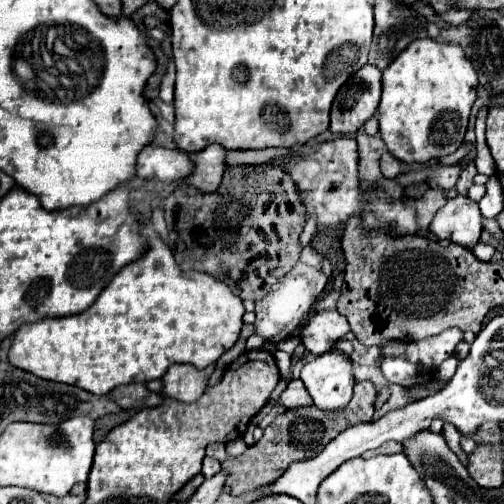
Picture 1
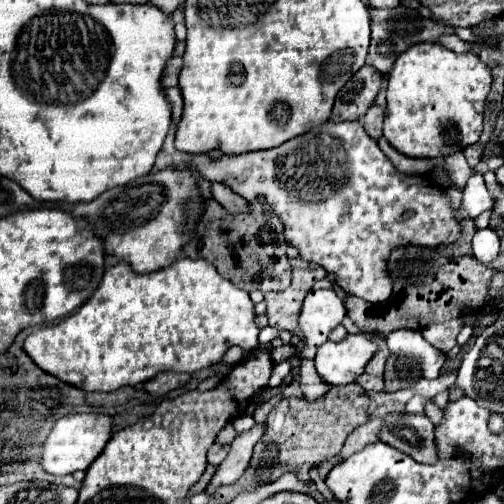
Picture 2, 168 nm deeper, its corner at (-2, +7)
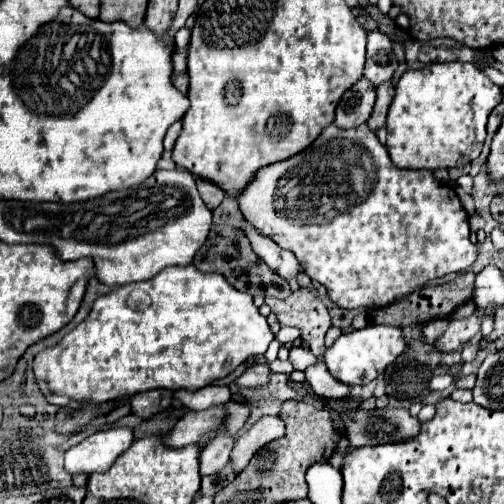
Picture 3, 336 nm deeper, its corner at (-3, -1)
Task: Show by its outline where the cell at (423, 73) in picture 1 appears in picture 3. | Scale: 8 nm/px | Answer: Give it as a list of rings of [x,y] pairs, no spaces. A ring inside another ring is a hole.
[[[435,62],[421,70],[407,70],[397,86],[387,114],[387,152],[395,166],[405,170],[461,168],[473,162],[483,148],[485,126],[491,110],[501,102],[501,88],[495,86],[475,64]]]

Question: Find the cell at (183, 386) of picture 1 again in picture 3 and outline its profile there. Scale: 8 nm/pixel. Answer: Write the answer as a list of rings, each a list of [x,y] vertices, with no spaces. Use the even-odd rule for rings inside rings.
[[[149,390],[135,394],[131,398],[131,414],[139,418],[151,418],[153,414],[165,410],[171,404],[171,392],[169,390]]]

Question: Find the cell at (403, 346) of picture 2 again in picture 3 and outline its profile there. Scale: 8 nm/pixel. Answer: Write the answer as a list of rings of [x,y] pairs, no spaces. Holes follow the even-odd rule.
[[[443,374],[443,376],[433,376],[429,383],[429,389],[431,391],[444,391],[445,388],[449,388],[453,382],[453,376],[451,374]]]

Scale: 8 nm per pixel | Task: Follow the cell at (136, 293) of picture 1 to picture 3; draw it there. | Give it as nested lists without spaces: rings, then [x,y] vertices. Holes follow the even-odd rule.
[[[193,264],[171,266],[161,270],[149,282],[121,286],[97,298],[89,316],[75,330],[71,330],[57,346],[35,356],[33,370],[49,404],[81,408],[87,402],[111,402],[155,388],[185,388],[195,392],[209,386],[213,380],[225,378],[247,358],[265,354],[273,338],[267,320],[259,314],[249,294],[231,288],[231,284],[215,272],[199,272]]]

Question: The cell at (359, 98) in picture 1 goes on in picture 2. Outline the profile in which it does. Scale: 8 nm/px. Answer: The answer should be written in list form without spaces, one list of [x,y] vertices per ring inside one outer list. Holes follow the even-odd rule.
[[[364,64],[338,92],[332,110],[332,122],[360,120],[374,104],[374,98],[380,92],[380,88],[382,88],[382,74],[374,66]]]

